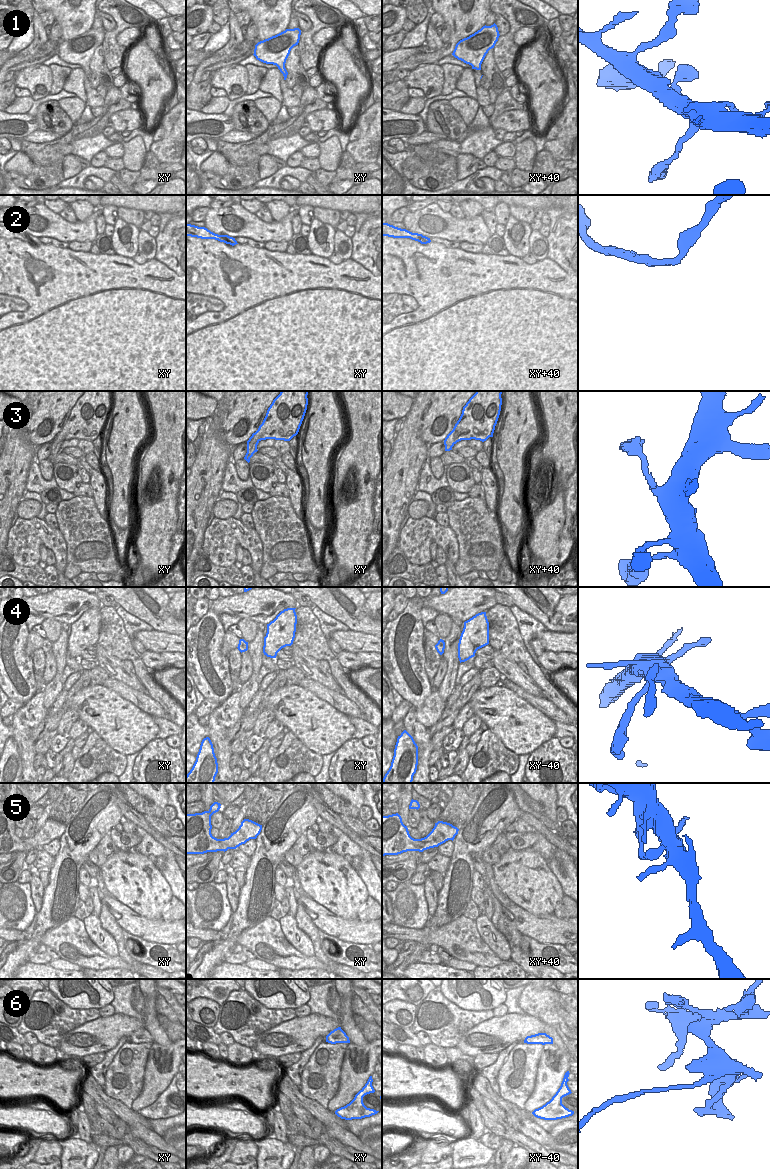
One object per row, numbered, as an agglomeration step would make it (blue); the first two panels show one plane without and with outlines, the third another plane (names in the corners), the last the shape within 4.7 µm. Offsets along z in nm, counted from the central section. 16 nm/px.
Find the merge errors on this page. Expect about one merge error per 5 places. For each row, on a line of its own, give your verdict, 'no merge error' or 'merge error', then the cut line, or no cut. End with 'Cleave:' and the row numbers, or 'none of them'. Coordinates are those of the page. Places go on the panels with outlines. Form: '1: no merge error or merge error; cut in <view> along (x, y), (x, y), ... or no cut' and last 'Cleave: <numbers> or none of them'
1: no merge error; no cut
2: no merge error; no cut
3: no merge error; no cut
4: no merge error; no cut
5: no merge error; no cut
6: merge error; cut in xy along (340, 1027), (338, 1034), (326, 1039)
Cleave: 6

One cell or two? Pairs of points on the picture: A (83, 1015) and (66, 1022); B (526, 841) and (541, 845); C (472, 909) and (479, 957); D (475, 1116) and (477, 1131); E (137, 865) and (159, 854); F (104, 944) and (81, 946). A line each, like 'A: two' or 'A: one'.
A: one
B: two
C: two
D: one
E: two
F: two

